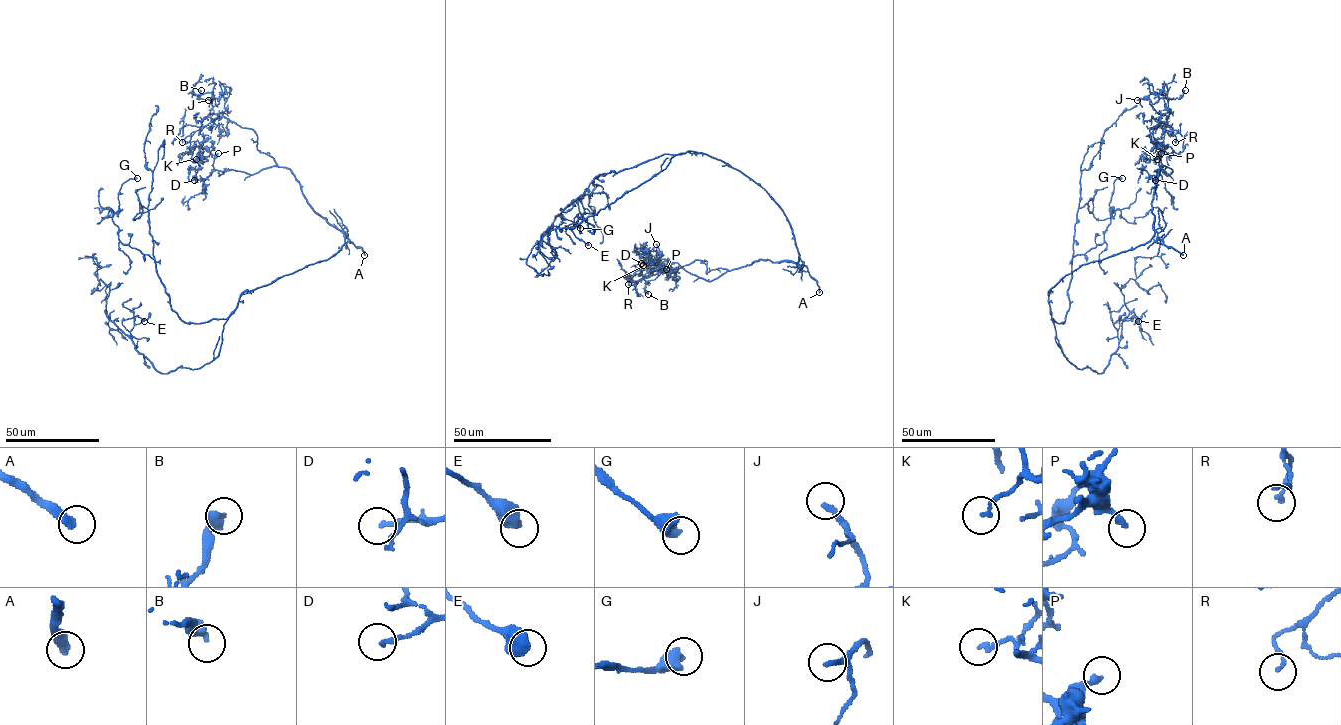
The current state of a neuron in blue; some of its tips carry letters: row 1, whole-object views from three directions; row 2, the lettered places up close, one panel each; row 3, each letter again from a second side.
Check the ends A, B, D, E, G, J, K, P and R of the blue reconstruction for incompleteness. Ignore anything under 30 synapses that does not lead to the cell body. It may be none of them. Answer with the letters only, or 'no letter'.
A, D, J, P

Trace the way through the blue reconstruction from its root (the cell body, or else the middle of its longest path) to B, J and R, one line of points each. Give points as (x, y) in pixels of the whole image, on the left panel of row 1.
B: (286, 275), (330, 258), (345, 236), (256, 149), (253, 130), (209, 114), (219, 98), (201, 90)
J: (286, 275), (330, 258), (345, 236), (311, 207), (289, 169), (256, 149), (255, 132), (209, 114), (208, 100)
R: (286, 275), (331, 257), (344, 235), (311, 207), (289, 169), (256, 149), (253, 130), (222, 117), (182, 142)

